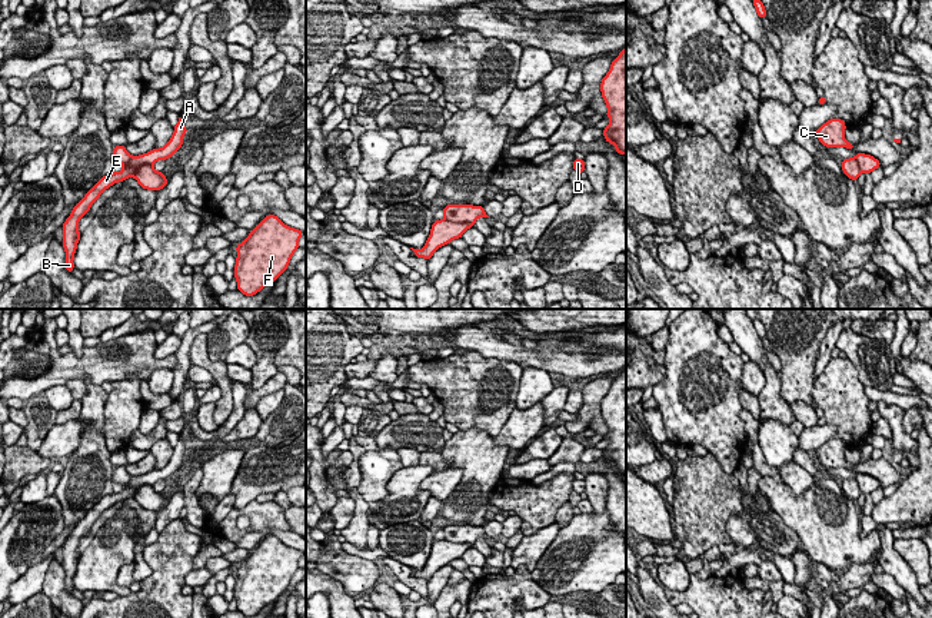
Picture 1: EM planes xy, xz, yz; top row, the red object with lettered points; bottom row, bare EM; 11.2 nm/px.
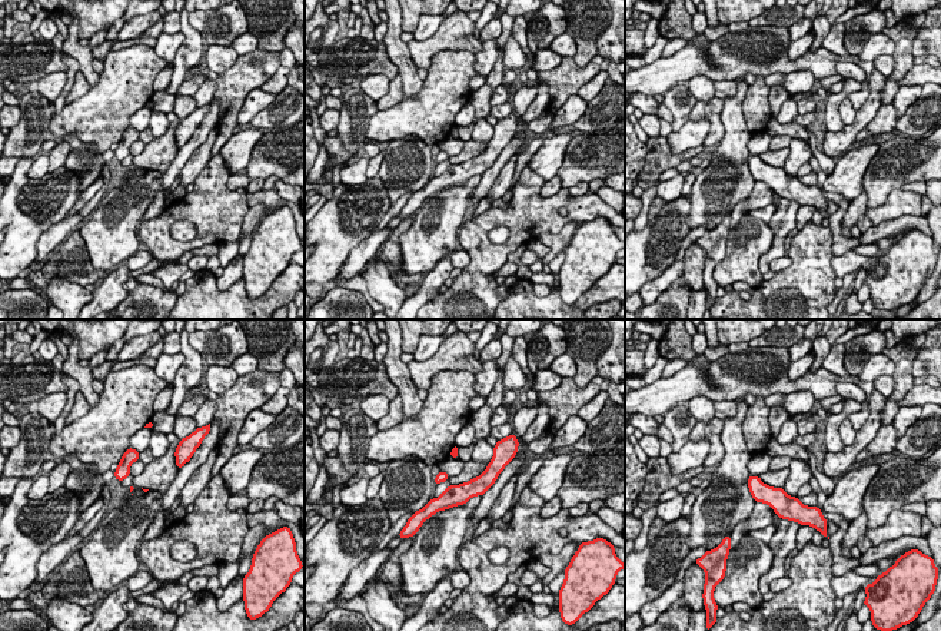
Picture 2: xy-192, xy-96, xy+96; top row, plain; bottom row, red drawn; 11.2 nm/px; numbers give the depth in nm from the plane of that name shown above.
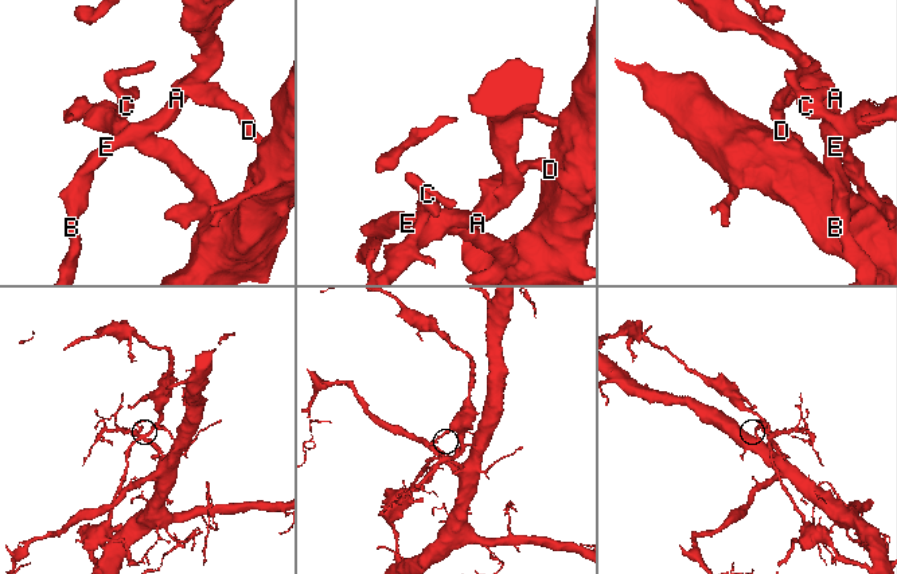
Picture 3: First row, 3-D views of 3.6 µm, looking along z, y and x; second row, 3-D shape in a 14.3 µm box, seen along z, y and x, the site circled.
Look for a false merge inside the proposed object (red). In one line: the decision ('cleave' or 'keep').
cleave

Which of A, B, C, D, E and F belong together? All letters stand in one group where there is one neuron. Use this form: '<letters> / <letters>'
A B D E / C F

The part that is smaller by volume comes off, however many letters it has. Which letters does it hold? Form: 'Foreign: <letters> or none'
Foreign: A, B, D, E

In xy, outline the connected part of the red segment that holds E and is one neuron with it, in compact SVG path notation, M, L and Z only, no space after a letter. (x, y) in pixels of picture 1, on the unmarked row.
M179 438L174 452L170 461L160 469L153 469L147 474L132 476L132 481L122 492L113 492L107 496L103 496L86 515L84 518L73 528L70 536L63 544L63 568L66 572L66 589L69 594L73 594L73 579L80 561L79 541L90 531L91 525L100 518L100 515L113 506L117 502L124 502L127 498L134 498L134 494L142 486L153 486L157 481L167 481L172 478L183 465L183 456L187 453L184 442Z

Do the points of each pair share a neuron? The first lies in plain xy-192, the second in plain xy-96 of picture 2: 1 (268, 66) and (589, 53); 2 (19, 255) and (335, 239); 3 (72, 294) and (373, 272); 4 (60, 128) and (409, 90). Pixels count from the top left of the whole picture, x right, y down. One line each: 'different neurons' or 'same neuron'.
1: different neurons
2: same neuron
3: same neuron
4: different neurons

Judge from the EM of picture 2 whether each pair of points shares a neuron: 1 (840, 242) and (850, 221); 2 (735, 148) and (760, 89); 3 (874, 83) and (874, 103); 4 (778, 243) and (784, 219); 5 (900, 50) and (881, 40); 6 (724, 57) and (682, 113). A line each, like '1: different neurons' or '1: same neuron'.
1: different neurons
2: different neurons
3: same neuron
4: same neuron
5: different neurons
6: different neurons

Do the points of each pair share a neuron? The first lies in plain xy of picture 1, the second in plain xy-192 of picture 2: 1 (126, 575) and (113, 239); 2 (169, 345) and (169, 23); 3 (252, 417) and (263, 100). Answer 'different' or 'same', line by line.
1: different
2: same
3: same

